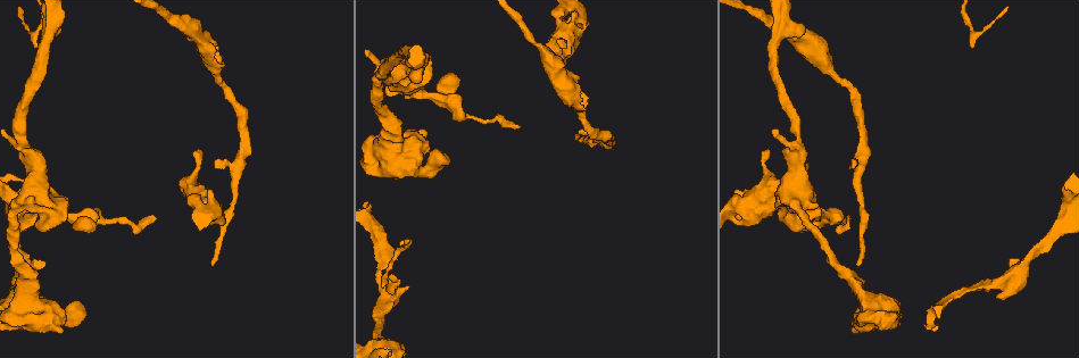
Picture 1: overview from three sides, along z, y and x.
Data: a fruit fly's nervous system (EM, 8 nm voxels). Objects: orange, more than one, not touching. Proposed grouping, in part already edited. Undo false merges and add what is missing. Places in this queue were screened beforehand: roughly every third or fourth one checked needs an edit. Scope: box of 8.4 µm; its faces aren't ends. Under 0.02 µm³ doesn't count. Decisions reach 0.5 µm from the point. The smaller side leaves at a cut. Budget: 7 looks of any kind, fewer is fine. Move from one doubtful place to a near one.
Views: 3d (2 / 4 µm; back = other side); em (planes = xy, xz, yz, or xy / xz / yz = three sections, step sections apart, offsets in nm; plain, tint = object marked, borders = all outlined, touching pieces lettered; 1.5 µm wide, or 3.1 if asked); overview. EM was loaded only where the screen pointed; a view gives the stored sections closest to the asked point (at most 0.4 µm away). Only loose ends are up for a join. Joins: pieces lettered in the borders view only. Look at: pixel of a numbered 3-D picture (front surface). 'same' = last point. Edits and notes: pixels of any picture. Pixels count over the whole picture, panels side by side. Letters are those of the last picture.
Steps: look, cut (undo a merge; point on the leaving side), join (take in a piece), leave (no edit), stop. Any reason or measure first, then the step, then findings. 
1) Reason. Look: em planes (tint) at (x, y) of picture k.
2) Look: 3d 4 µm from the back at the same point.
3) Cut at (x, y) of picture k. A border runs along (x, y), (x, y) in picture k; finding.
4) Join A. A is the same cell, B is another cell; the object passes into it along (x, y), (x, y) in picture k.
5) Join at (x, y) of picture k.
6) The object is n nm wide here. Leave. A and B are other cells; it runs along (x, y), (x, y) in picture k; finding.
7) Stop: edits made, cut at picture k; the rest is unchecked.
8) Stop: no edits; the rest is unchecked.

An open end. Look: em planes (borders) at (183, 180) of picture 1.

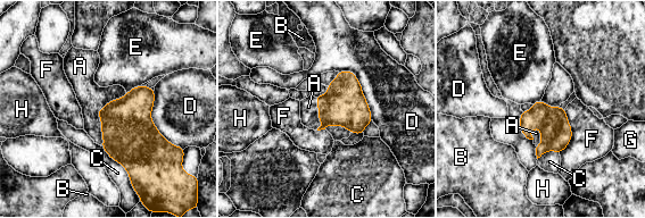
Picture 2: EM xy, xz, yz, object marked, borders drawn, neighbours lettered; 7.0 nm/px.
The longest contact is with D, 440 nm. Join A. A is the same cell, B, C, D, E, F, G and H are other cells; the neuron continues.

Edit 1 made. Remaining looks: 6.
Tapers out. Look: em planes (tint) at (212, 263) of picture 1.

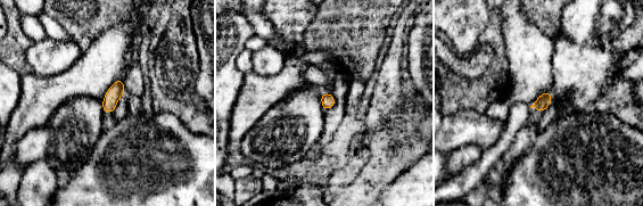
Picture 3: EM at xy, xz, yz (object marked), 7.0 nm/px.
Look: em planes (borders) at the same point.

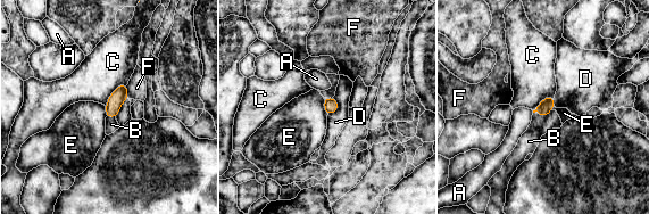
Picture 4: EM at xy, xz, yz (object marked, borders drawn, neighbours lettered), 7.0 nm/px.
Join B. B is the same cell, A, C, D, E and F are other cells; the object passes into it along (546, 106), (542, 116), (529, 141) in picture 4; the neuron continues.

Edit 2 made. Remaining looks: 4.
Branch stops here. Look: 3d 4 µm from the back at (406, 287) of picture 1.

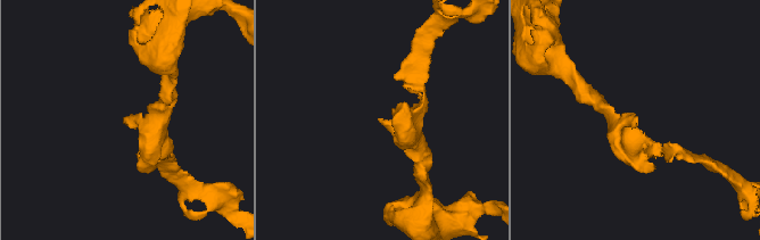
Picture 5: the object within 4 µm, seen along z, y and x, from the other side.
Shape alone is not enough. Look: em xy step 8 (tint) at (637, 118) of picture 5.

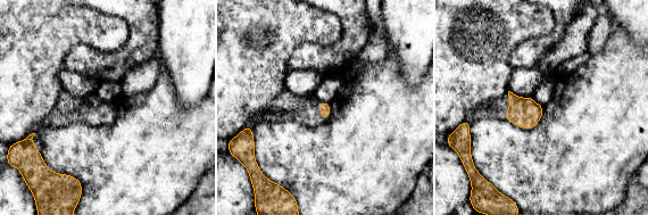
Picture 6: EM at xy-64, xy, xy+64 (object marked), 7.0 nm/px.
Another direction. Look: em planes (borders) at the same point.

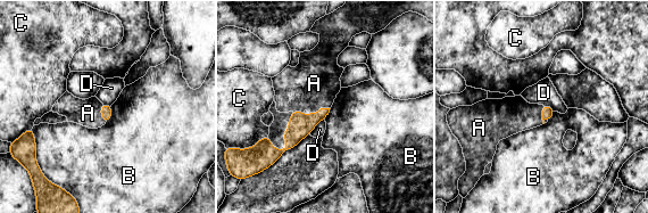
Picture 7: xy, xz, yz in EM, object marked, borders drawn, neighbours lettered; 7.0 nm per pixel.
Join A. A is the same cell, B, C and D are other cells; it goes on there.

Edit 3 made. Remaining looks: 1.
Stop: edits made, join at picture 2, join at picture 4, join at picture 7; the rest is unchecked.

